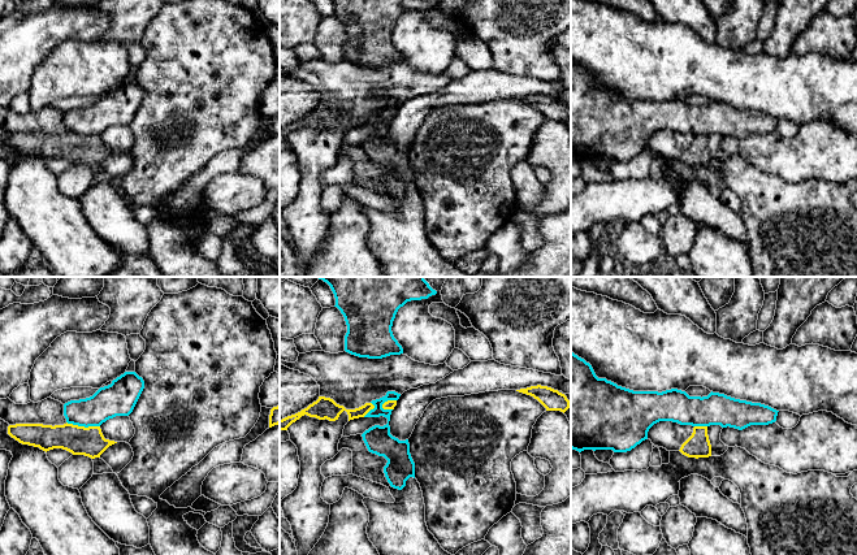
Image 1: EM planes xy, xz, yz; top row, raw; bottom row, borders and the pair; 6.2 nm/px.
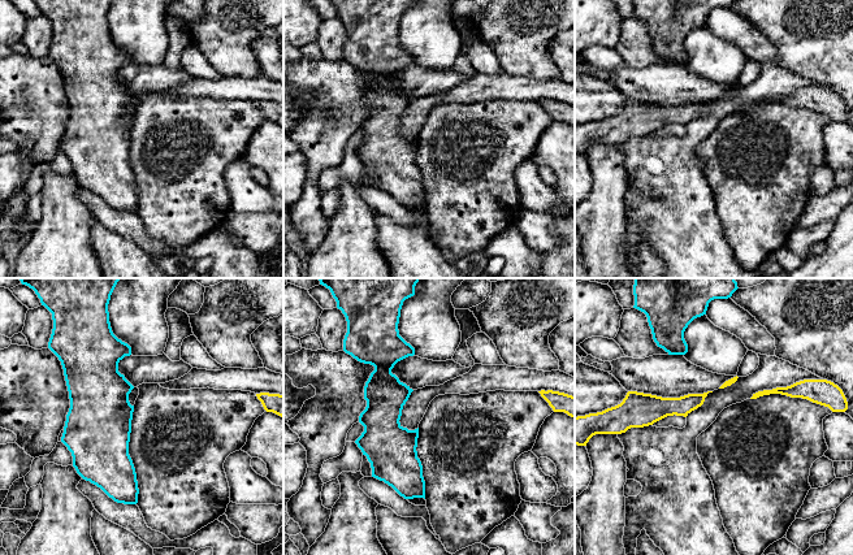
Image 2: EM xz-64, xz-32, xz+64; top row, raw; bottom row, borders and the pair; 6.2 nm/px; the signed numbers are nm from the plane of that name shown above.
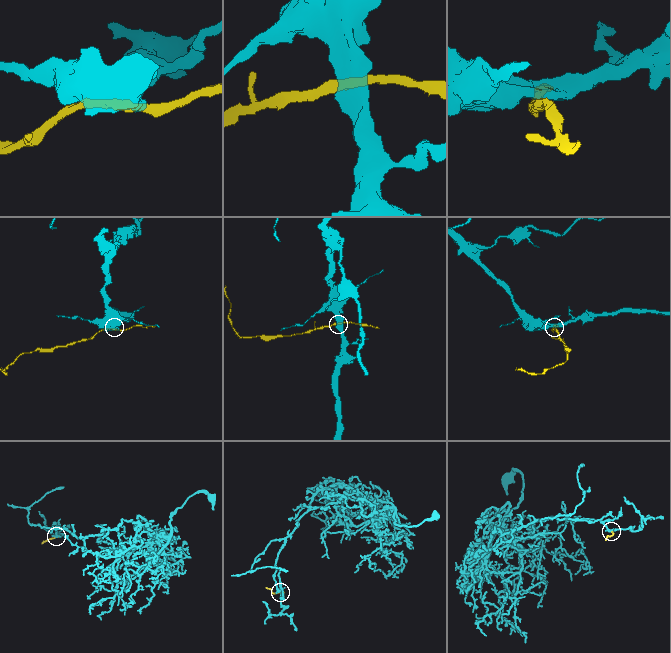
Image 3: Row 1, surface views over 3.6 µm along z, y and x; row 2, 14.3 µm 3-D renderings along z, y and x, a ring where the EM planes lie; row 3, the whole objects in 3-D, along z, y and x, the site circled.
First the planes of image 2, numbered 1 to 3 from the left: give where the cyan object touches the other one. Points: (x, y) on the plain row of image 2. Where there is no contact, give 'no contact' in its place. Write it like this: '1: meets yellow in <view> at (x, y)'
1: no contact
2: no contact
3: no contact

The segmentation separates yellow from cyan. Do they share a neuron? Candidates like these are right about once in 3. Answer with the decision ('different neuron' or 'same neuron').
different neuron

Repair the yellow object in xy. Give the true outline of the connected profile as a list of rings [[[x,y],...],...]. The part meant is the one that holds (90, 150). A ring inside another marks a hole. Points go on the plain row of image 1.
[[[16,133],[8,135],[8,143],[22,153],[39,156],[43,160],[62,157],[73,164],[85,164],[91,168],[100,164],[114,149],[105,148],[100,135],[78,135],[73,133],[43,134]]]

